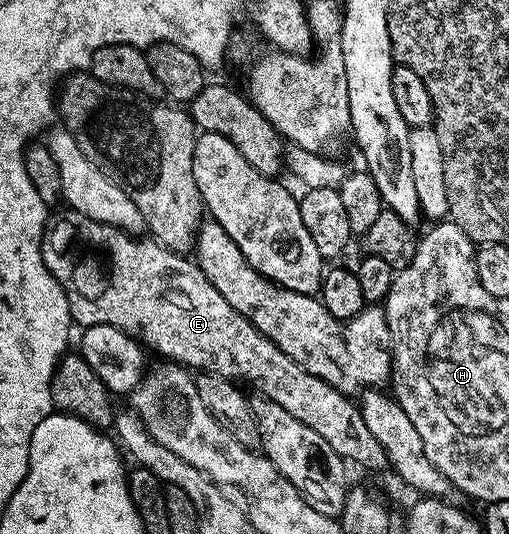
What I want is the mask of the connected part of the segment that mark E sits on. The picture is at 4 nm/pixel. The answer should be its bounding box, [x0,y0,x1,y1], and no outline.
[42,209,387,470]

